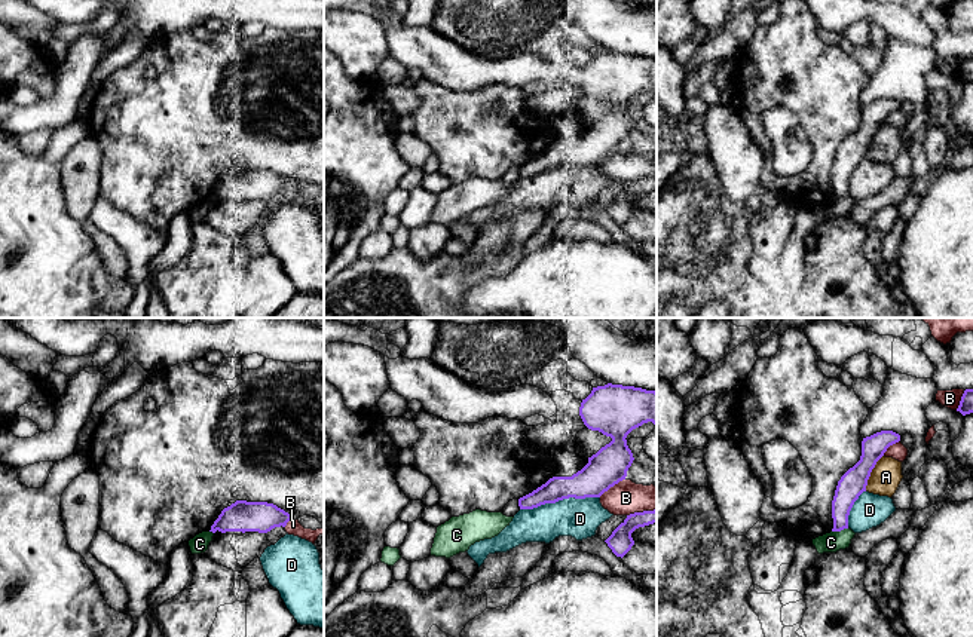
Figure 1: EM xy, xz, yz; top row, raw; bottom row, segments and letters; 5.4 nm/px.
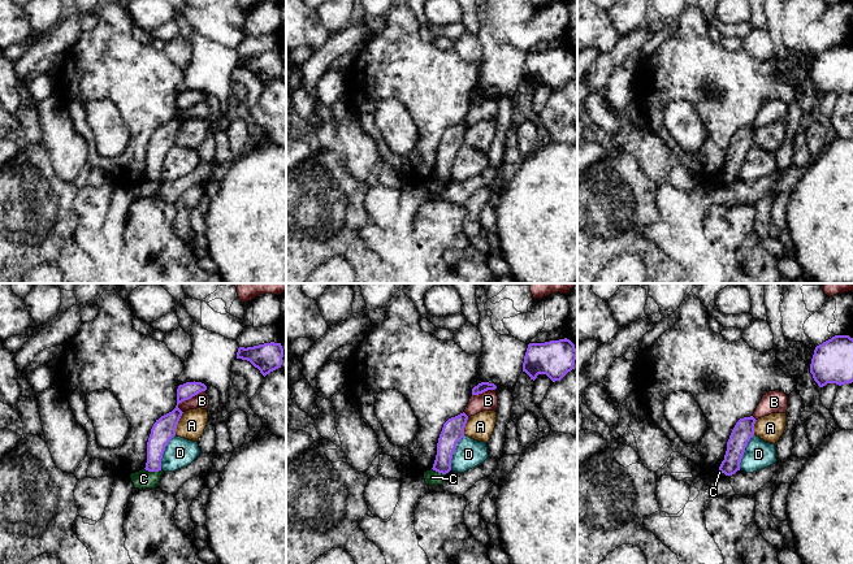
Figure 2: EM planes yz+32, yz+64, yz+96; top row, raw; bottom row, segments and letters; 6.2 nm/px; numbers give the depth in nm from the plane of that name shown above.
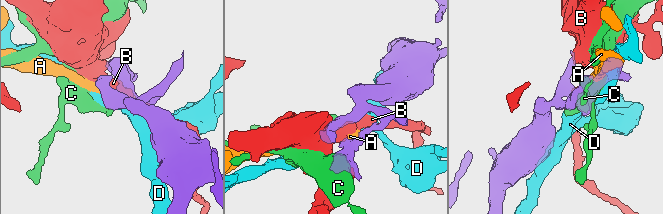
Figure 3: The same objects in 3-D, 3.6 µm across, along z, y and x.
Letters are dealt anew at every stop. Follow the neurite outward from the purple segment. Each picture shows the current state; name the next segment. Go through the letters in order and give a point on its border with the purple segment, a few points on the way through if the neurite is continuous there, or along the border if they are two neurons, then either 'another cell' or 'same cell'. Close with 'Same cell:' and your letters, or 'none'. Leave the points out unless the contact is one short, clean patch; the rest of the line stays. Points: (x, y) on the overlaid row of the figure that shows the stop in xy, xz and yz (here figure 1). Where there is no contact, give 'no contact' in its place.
A: meets purple in yz at (871, 471); another cell
B: meets purple in xz at (611, 486); another cell
C: meets purple in yz at (840, 530); border along yz (848, 527), (832, 532); another cell
D: meets purple in xz at (559, 499); another cell
Same cell: none

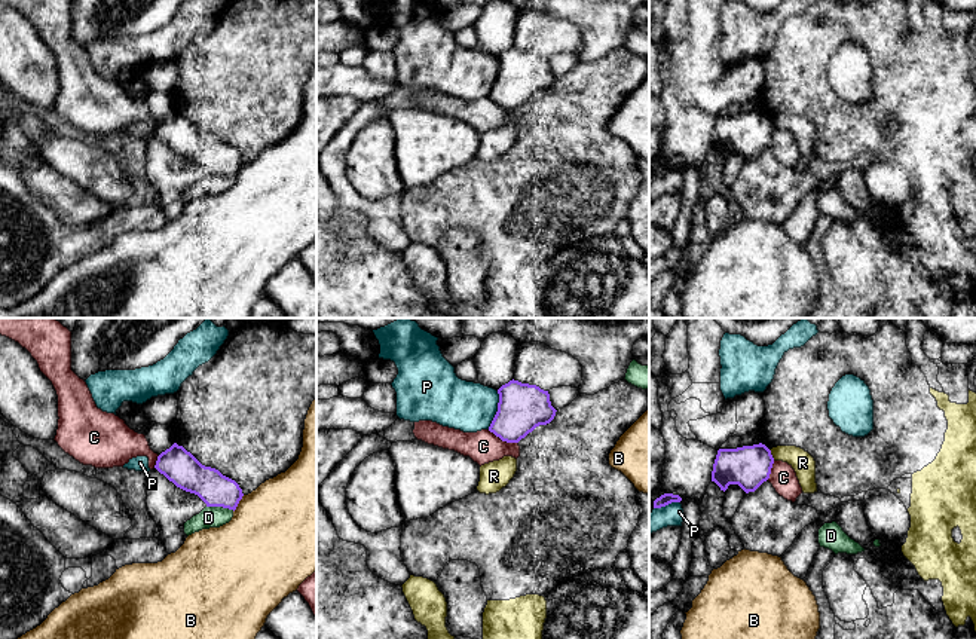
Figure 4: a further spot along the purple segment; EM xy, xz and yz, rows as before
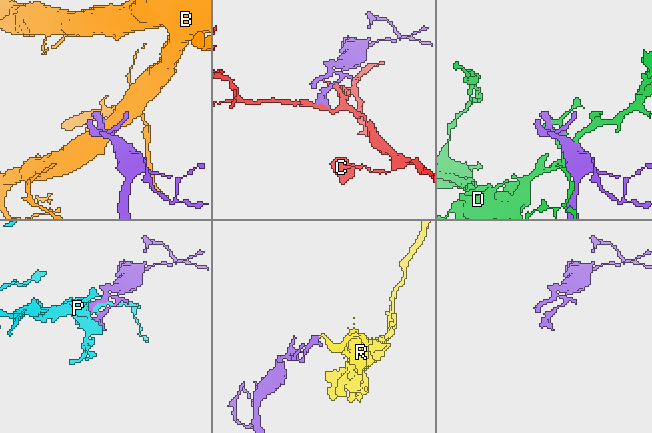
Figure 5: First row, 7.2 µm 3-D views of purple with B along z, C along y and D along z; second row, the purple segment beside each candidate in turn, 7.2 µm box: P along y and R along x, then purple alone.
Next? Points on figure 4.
B: meets purple in xy at (238, 503); border along xy (244, 495), (233, 511); another cell
C: meets purple in xz at (502, 440); another cell
D: meets purple in xy at (220, 505); another cell
P: meets purple in xz at (498, 410); another cell
R: meets purple in yz at (771, 455); border along yz (768, 449), (774, 459); another cell
Same cell: none

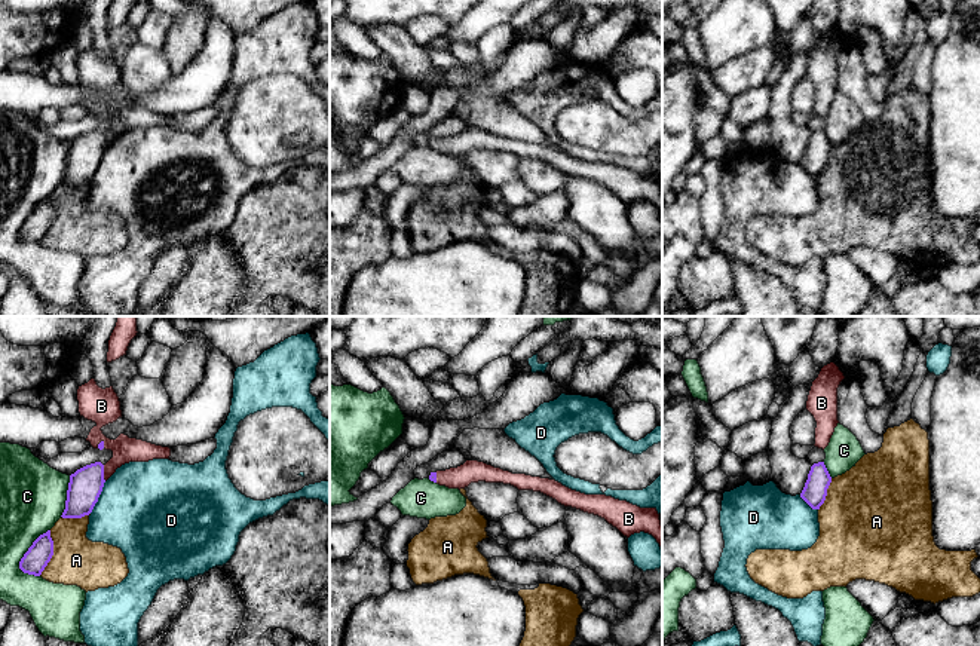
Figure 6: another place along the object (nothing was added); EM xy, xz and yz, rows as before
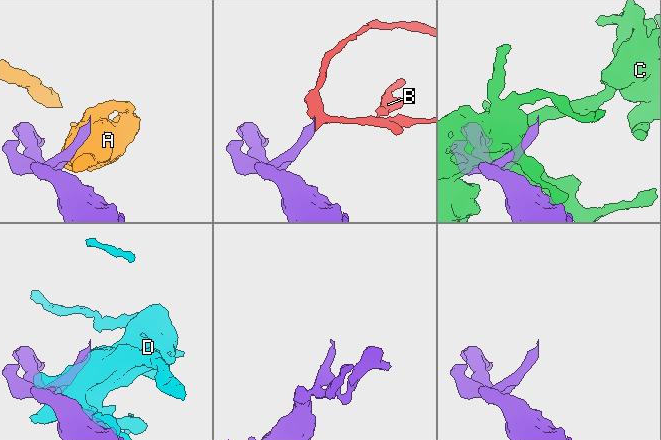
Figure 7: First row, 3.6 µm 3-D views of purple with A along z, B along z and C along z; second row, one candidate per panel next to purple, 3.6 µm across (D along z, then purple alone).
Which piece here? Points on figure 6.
A: meets purple in xy at (52, 553); another cell
B: meets purple in xy at (103, 472); same cell
C: meets purple in xy at (28, 550); another cell
D: meets purple in xy at (98, 496); another cell
Same cell: B

